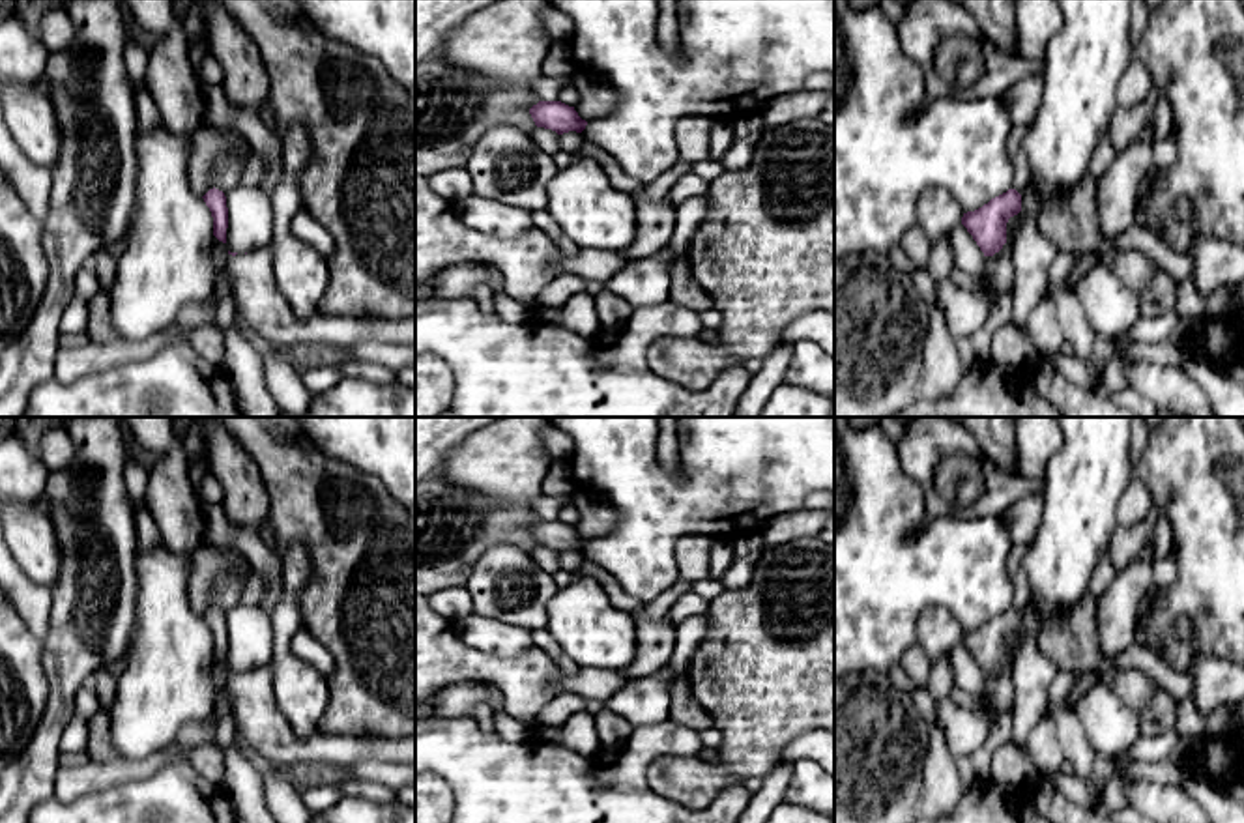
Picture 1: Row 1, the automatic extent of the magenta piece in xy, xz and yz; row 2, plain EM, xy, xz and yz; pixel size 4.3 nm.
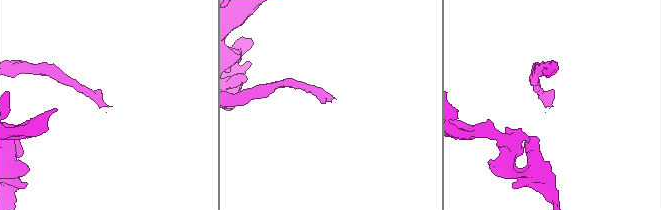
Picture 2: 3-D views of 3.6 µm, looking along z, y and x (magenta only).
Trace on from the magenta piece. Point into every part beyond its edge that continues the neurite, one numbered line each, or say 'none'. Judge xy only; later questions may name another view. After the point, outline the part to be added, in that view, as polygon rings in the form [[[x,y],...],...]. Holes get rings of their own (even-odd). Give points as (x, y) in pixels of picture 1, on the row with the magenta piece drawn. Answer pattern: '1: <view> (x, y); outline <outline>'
1: xy (257, 294); outline [[[271,245],[247,254],[230,254],[224,277],[234,284],[230,301],[238,305],[251,329],[271,344],[271,350],[282,352],[305,342],[342,348],[367,340],[415,344],[415,316],[393,320],[318,314],[301,320],[277,286]]]

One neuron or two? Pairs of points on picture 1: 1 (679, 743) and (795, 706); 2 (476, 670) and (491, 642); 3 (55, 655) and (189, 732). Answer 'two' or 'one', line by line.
1: two
2: two
3: two

